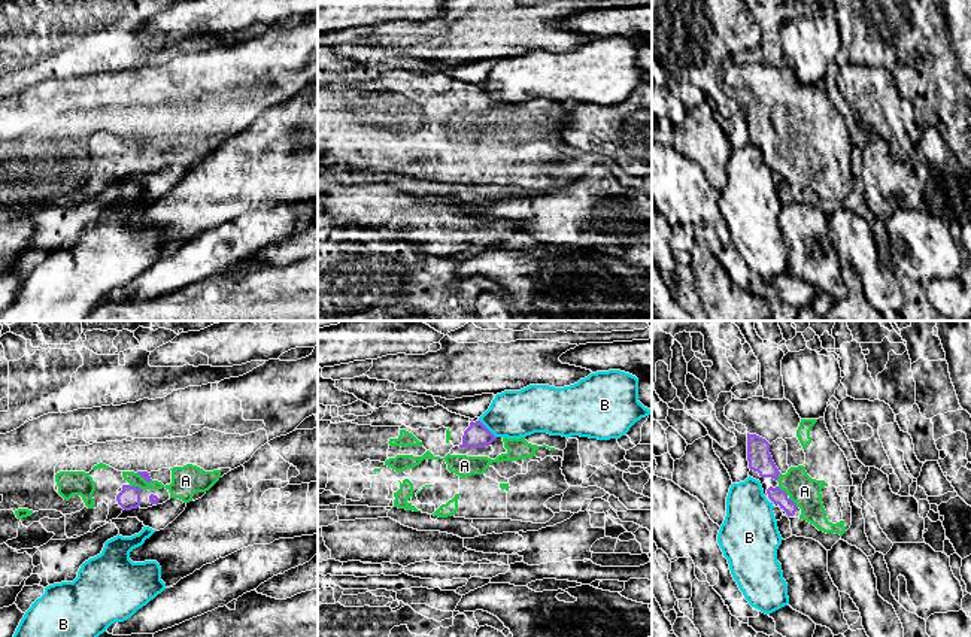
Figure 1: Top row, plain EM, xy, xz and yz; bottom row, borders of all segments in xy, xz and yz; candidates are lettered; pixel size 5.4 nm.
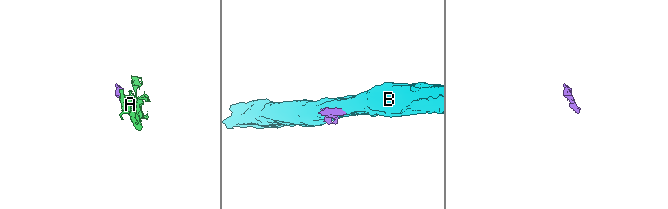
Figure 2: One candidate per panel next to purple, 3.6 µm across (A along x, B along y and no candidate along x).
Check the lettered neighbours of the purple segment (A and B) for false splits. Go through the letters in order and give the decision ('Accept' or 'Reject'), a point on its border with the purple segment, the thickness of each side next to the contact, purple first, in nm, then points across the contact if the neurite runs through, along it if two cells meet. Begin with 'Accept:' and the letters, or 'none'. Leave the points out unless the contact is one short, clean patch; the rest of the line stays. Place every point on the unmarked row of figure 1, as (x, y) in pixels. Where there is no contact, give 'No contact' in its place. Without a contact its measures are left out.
Accept: A
A: Accept. Touches purple at xy (134, 152). Thickness 120 nm (purple) against 120 nm
B: Reject. Touches purple at xz (486, 94). Thickness 130 nm (purple) against 260 nm. Boundary: xz (479, 85), (495, 103)

